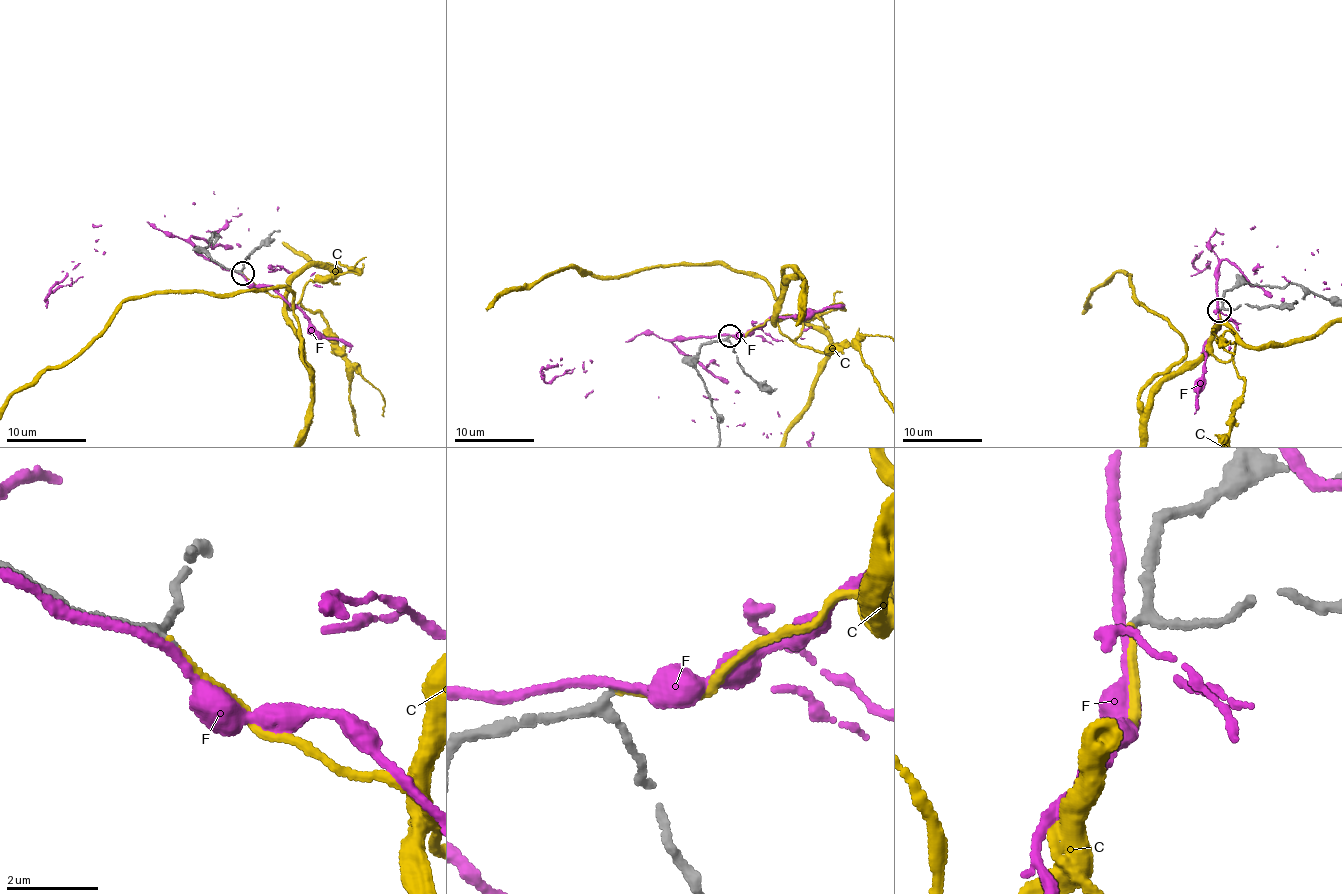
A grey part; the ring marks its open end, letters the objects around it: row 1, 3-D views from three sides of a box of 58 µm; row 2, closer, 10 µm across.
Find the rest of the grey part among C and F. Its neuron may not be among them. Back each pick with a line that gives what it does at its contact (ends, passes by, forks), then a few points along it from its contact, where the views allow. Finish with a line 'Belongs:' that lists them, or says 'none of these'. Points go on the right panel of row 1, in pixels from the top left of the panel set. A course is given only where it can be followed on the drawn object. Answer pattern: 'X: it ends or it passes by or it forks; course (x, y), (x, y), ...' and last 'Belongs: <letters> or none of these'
C: it ends
Belongs: C

